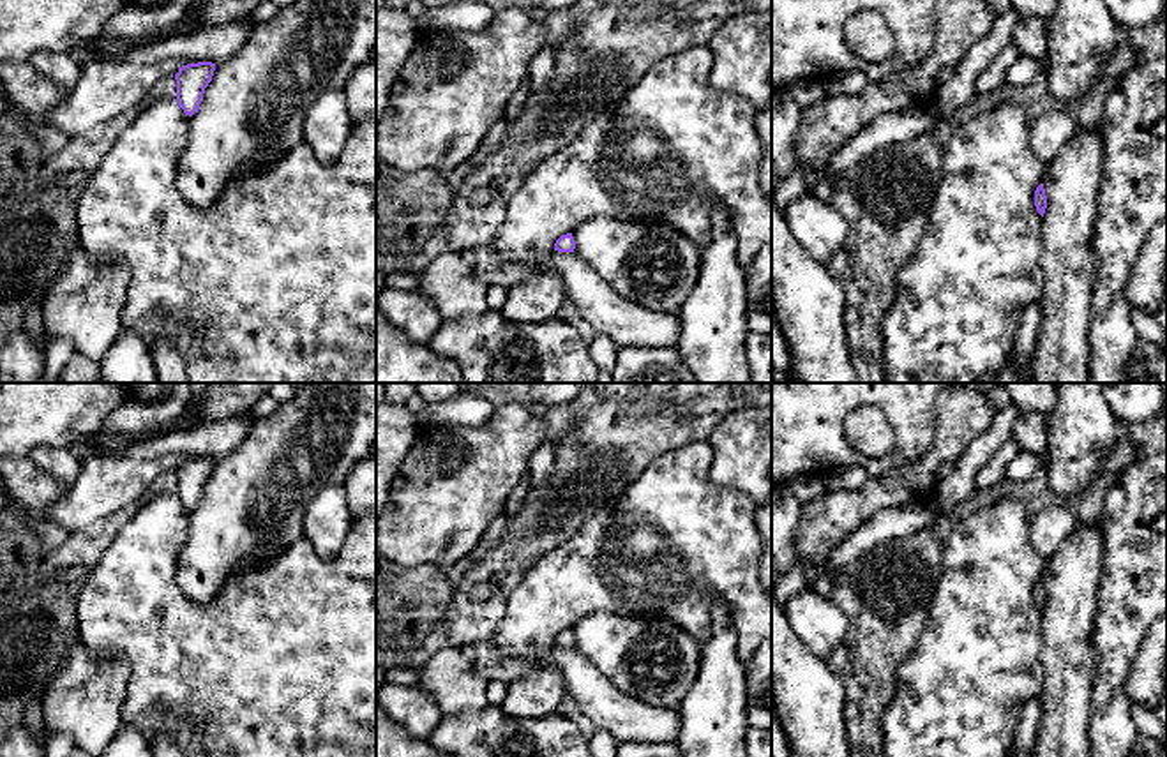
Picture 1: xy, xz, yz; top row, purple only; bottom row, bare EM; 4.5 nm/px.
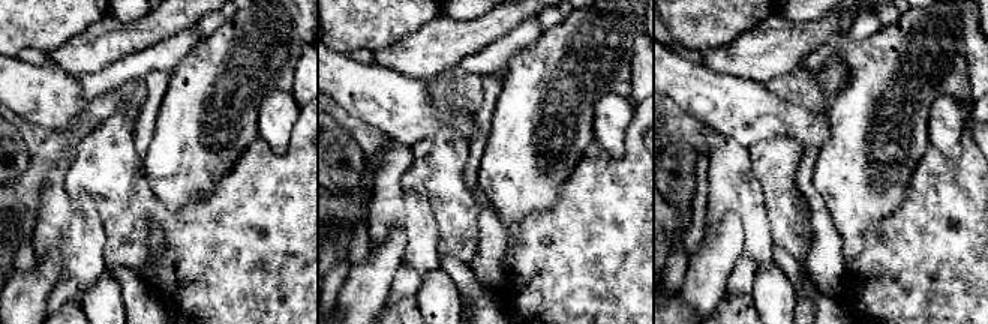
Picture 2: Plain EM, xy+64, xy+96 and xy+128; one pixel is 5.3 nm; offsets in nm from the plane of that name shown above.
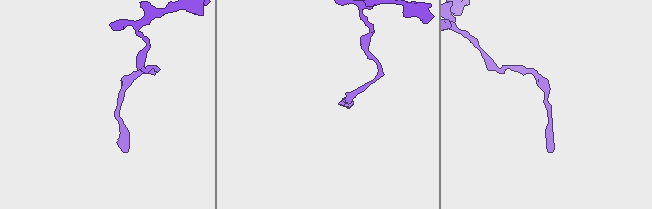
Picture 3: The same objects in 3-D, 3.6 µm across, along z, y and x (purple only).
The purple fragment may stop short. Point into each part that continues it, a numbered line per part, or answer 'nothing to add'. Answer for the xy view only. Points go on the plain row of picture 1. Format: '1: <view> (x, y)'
nothing to add

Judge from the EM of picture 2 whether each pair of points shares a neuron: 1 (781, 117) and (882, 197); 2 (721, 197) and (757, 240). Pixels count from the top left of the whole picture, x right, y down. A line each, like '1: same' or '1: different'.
1: different
2: same

